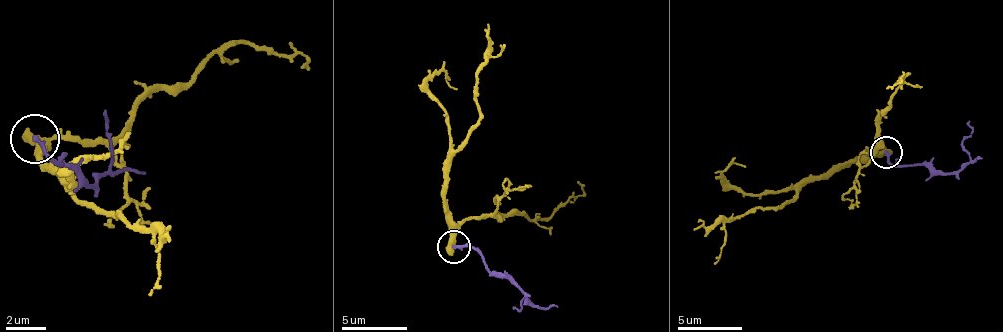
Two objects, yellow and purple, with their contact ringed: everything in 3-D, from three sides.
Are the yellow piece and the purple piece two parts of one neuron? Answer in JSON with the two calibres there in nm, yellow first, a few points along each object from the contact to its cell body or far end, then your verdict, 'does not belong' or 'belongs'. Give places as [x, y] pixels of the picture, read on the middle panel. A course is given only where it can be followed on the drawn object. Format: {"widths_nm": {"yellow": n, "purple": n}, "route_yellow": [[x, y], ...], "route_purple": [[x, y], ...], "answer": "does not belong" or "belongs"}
{"widths_nm": {"yellow": 550, "purple": 240}, "route_yellow": [[453, 246], [444, 188], [454, 153], [480, 119], [475, 68], [496, 57], [500, 44]], "route_purple": [[453, 246], [478, 252], [533, 304], [526, 299], [521, 310], [513, 308]], "answer": "belongs"}

